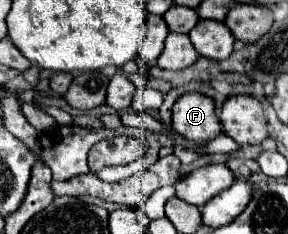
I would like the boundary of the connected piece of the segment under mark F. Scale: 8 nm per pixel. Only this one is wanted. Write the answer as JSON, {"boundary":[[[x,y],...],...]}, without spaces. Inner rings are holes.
{"boundary":[[[184,93],[172,107],[172,129],[192,143],[214,139],[222,131],[214,99],[202,93]]]}

